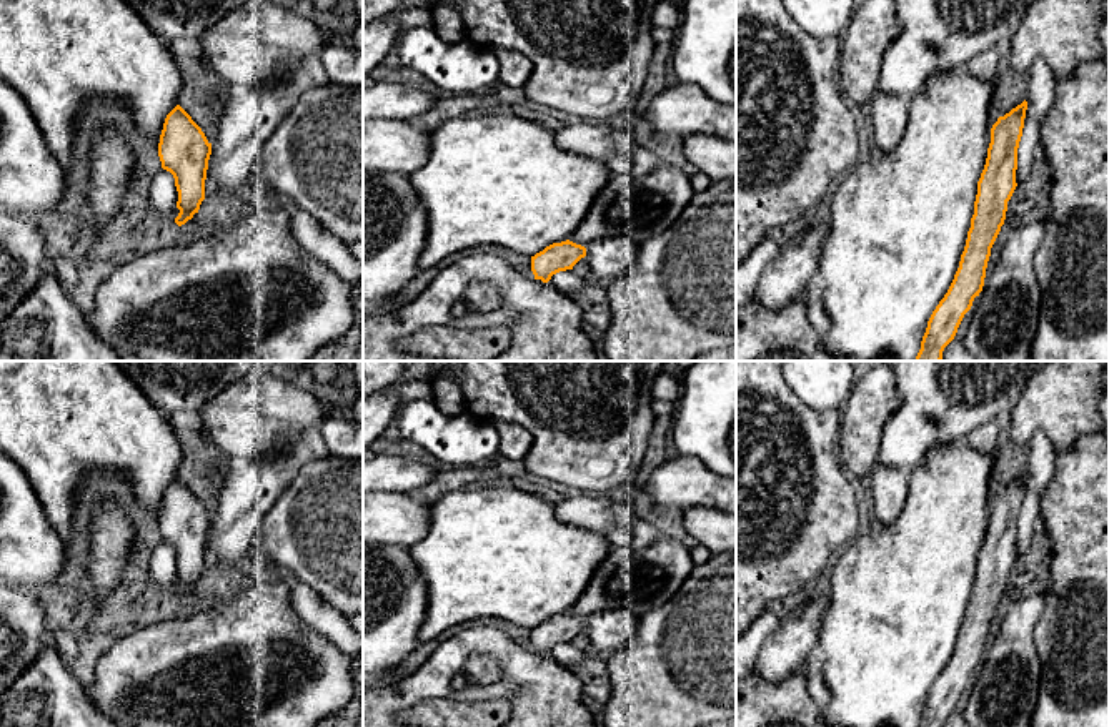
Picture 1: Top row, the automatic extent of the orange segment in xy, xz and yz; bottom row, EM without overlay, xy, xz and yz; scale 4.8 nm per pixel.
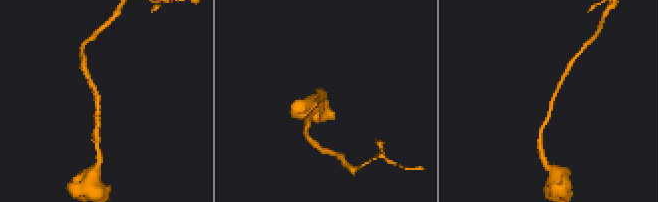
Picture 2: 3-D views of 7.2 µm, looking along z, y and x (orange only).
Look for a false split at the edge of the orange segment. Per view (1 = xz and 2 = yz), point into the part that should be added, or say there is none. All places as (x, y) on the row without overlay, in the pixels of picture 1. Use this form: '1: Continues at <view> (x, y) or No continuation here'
1: No continuation here
2: No continuation here

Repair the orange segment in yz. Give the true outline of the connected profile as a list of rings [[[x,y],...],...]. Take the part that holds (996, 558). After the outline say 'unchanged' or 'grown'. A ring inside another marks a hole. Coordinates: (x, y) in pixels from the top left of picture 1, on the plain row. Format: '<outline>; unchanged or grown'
[[[1027,474],[999,489],[991,501],[991,516],[974,574],[974,587],[954,652],[932,684],[918,727],[942,727],[954,712],[964,687],[984,659],[991,621],[1006,592],[1007,574],[1017,556],[1017,521]]]; unchanged

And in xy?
[[[177,477],[165,491],[158,516],[162,541],[175,551],[178,564],[175,596],[185,597],[205,572],[205,552],[211,516],[191,489]]]; unchanged

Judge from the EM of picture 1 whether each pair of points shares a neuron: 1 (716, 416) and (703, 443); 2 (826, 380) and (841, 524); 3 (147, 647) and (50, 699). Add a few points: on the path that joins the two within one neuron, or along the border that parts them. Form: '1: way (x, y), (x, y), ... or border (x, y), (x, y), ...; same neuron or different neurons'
1: way (713, 423), (705, 436); same neuron
2: border (793, 393), (816, 410), (840, 411); different neurons
3: border (84, 686), (89, 699), (99, 709); different neurons

